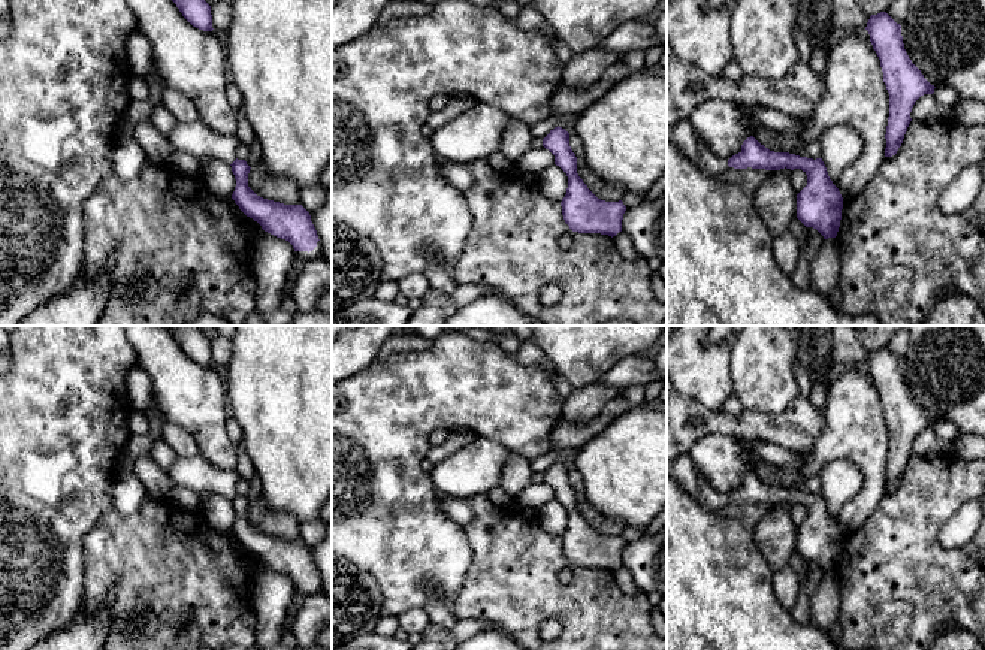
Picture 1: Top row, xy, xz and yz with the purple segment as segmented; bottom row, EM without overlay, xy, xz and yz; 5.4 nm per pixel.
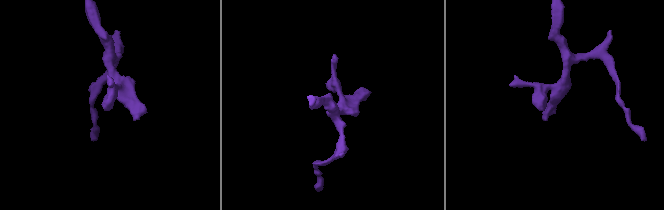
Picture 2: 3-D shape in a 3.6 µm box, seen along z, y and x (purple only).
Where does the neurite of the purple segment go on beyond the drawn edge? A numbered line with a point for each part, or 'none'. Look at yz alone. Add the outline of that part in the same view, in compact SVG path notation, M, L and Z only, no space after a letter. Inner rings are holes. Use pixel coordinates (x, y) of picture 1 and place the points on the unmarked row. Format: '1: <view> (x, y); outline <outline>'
none

